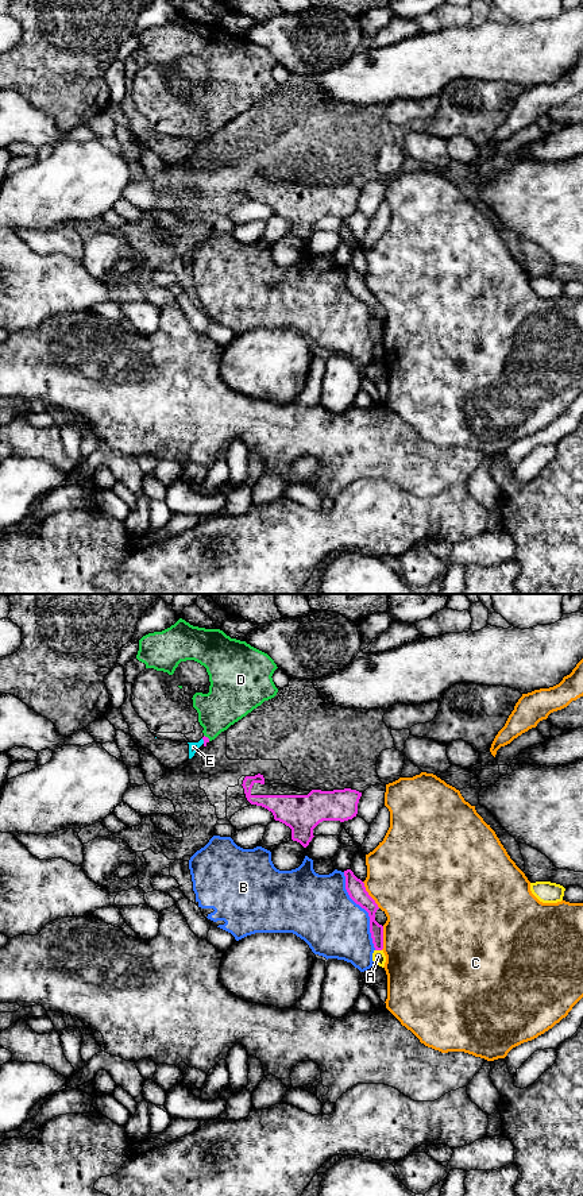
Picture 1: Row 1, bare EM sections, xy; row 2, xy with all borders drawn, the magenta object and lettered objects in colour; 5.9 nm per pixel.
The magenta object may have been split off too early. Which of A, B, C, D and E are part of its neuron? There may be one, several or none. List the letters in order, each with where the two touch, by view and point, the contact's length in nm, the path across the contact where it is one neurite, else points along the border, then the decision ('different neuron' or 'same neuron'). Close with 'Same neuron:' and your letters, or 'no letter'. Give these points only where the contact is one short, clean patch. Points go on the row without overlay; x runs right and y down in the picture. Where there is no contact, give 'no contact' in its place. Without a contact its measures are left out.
A: xy (378, 344) | 40 nm | along xy (375, 344), (381, 346) | different neuron
B: xy (365, 304) | 500 nm | different neuron
C: xy (369, 290) | 190 nm | different neuron
D: xy (207, 132) | 50 nm | different neuron
E: xy (204, 137) | 40 nm | along xy (201, 134), (204, 138) | different neuron
Same neuron: no letter

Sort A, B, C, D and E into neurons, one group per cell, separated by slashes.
A / B / C / D E

